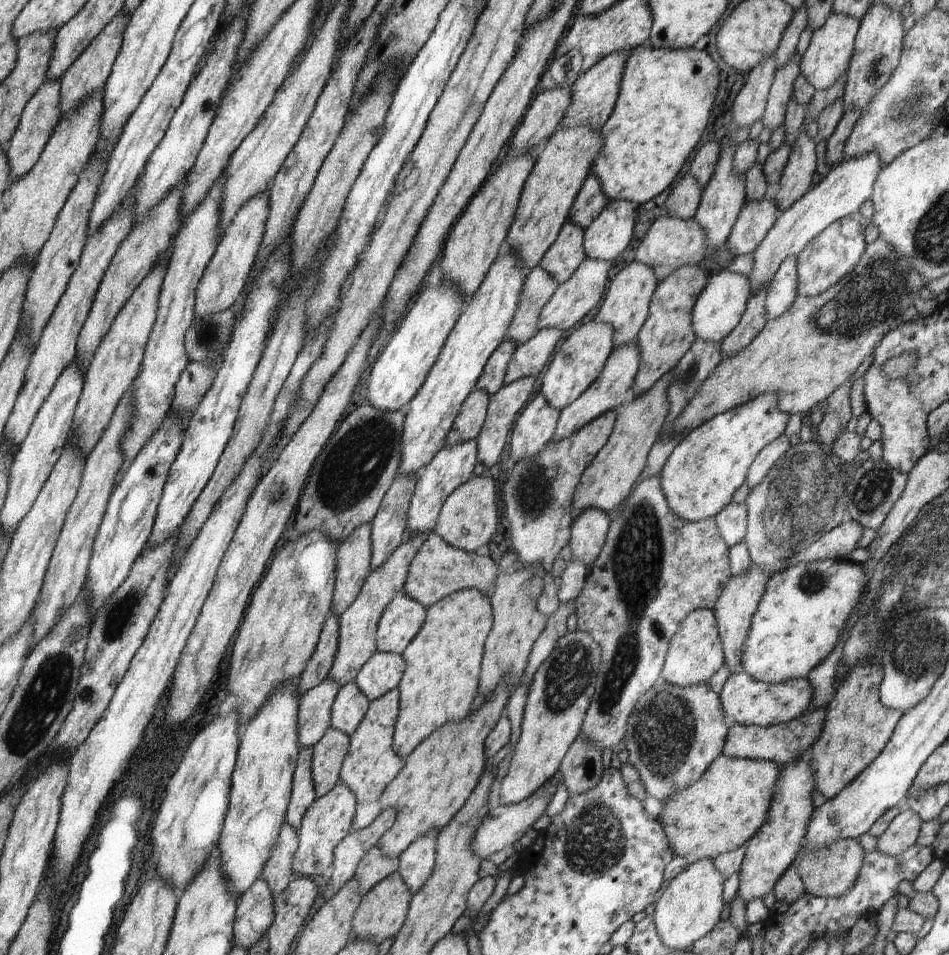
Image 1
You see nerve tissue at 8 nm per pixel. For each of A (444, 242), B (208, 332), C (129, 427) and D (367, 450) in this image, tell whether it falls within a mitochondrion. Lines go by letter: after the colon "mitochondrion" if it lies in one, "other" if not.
A: other
B: mitochondrion
C: other
D: mitochondrion

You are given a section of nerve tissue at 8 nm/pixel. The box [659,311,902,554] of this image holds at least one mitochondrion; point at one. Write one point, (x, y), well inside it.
(870, 491)

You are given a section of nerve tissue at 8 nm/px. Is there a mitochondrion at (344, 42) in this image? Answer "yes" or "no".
no

